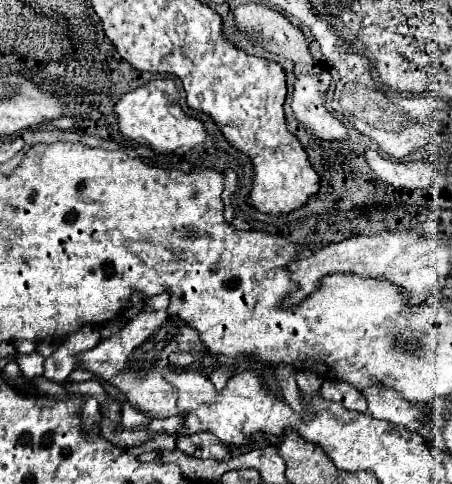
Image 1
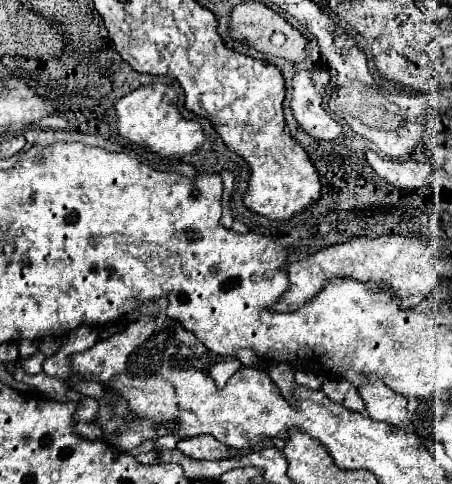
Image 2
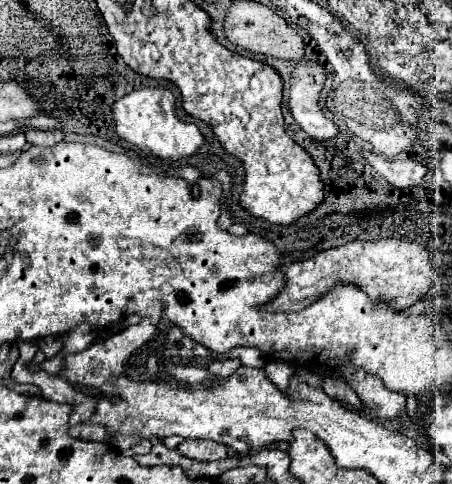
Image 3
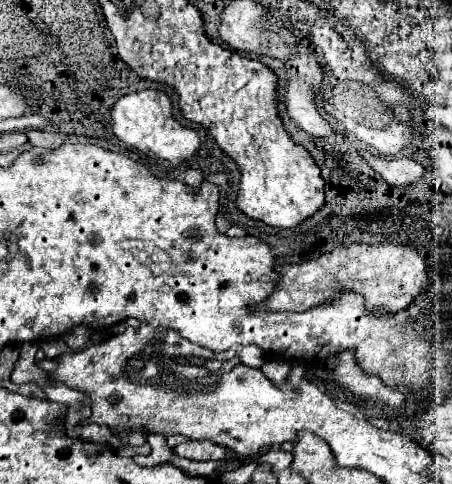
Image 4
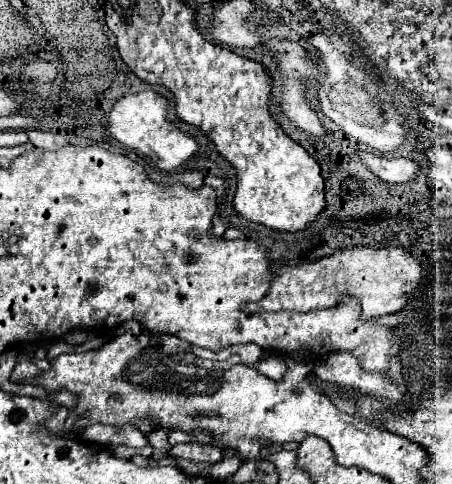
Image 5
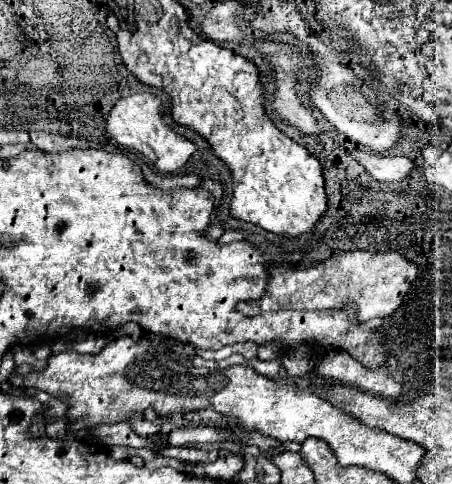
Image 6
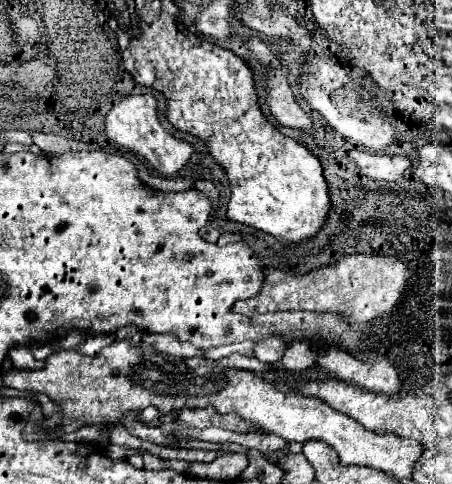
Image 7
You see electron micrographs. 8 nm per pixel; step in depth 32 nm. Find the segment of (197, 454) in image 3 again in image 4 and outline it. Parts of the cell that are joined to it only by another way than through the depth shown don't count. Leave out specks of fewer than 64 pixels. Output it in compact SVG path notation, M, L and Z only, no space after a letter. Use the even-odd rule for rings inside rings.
M188 440L174 448L174 454L195 461L220 461L226 456L226 448L208 440Z

